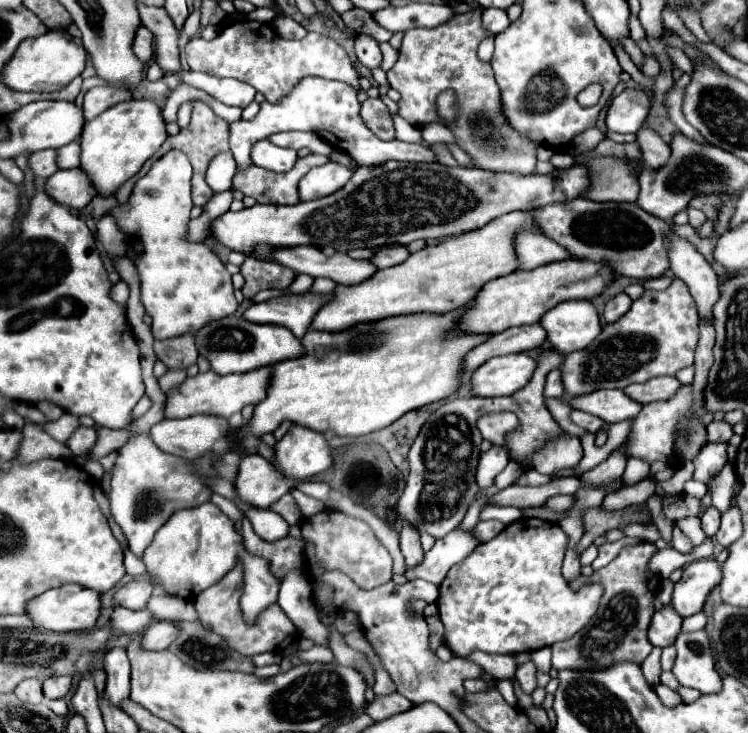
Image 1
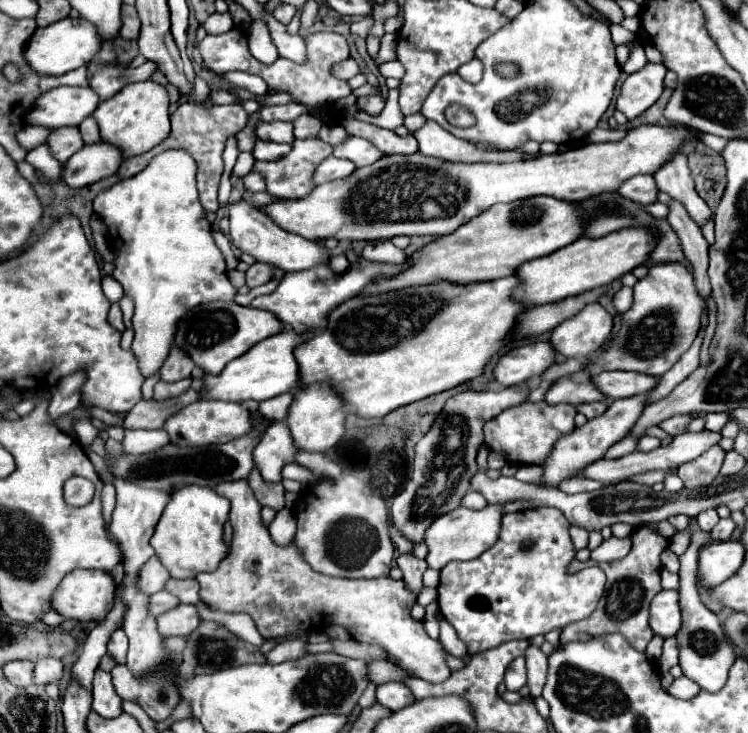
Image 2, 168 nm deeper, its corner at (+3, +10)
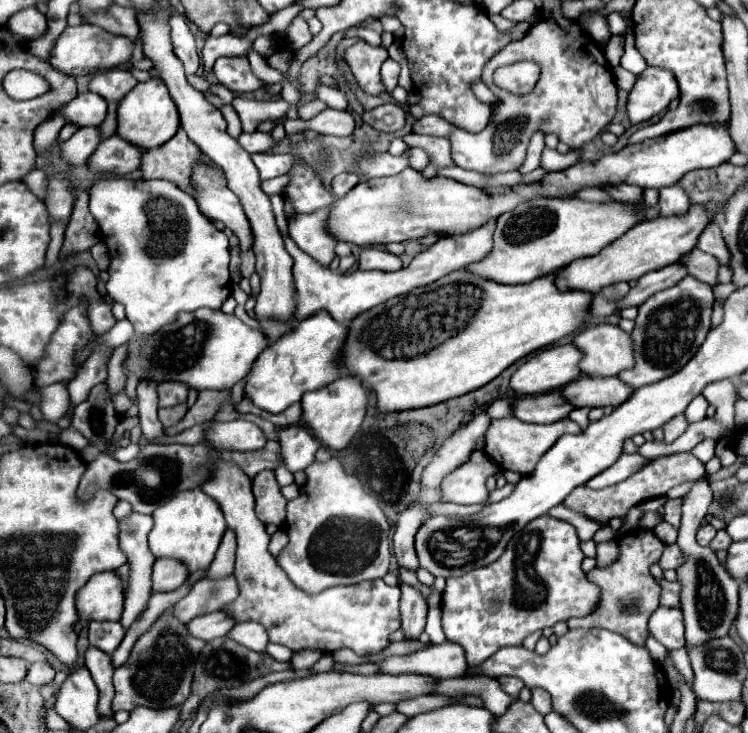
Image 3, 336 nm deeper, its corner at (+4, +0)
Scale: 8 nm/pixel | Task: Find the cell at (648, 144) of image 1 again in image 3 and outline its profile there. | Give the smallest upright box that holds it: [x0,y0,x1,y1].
[698,224,730,264]

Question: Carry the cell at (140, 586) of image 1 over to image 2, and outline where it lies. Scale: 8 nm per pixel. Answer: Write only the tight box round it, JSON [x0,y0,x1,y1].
[137,556,169,596]

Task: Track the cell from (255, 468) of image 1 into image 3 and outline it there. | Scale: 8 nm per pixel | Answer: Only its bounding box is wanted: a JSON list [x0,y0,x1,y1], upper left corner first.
[280,424,320,472]

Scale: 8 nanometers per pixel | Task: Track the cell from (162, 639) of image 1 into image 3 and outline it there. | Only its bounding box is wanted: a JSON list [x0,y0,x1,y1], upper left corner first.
[188,610,236,642]

